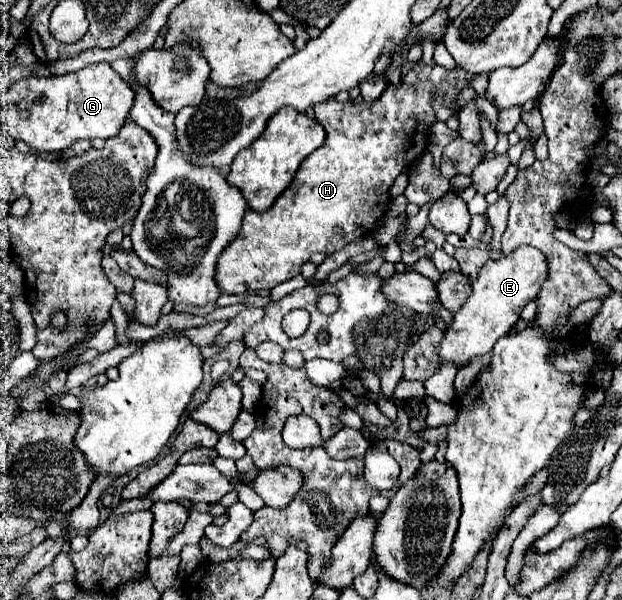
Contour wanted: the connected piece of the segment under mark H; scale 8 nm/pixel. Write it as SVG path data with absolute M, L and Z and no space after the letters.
M417 61L413 69L401 77L399 85L389 83L381 97L371 103L339 103L335 99L329 99L315 105L315 119L327 131L327 139L321 149L317 149L315 153L311 153L311 157L307 157L307 161L303 161L299 173L295 175L295 181L291 181L291 185L277 197L271 209L263 213L245 213L241 233L235 237L235 241L231 241L231 245L227 245L217 261L217 285L221 287L221 293L241 295L245 291L273 289L275 285L299 275L301 265L307 263L313 253L331 255L341 251L347 243L371 235L375 225L387 213L387 205L391 201L389 189L393 181L399 177L399 173L407 173L417 157L421 157L425 151L429 127L437 121L431 103L439 101L453 113L459 113L461 107L457 97L465 87L469 87L471 79L473 77L469 73L463 73L463 69L459 67L449 71L439 65L425 65L423 61Z

